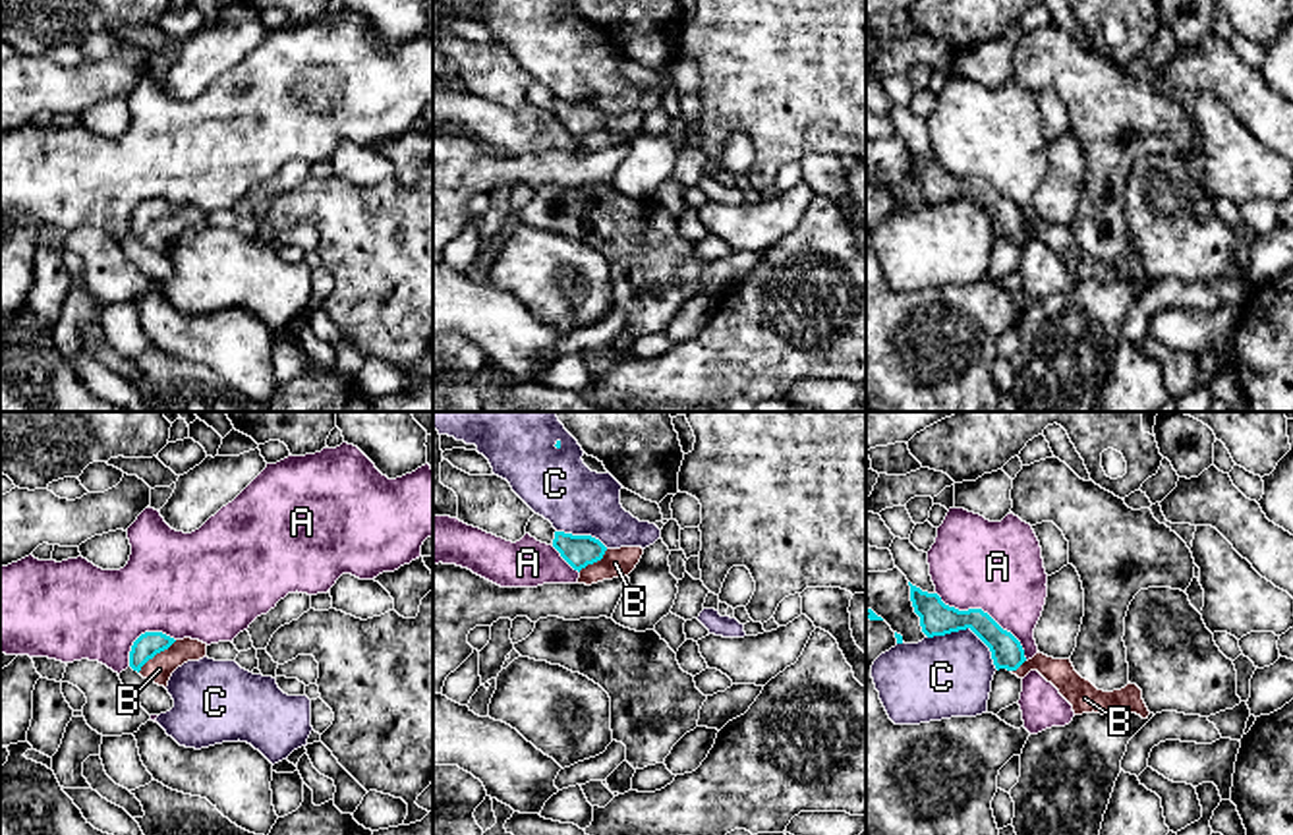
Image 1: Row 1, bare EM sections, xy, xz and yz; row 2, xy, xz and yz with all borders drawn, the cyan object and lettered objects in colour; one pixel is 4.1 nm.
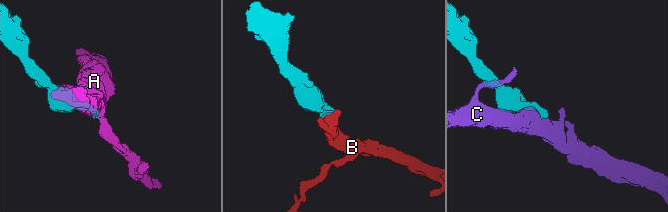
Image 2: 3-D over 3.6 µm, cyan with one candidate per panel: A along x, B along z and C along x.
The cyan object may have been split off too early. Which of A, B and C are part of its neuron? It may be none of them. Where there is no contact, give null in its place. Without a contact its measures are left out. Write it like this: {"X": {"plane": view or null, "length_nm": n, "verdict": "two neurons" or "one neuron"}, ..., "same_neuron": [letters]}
{"A": {"plane": "yz", "length_nm": 480, "verdict": "two neurons"}, "B": {"plane": "xy", "length_nm": 220, "verdict": "one neuron"}, "C": {"plane": "yz", "length_nm": 320, "verdict": "two neurons"}, "same_neuron": ["B"]}

